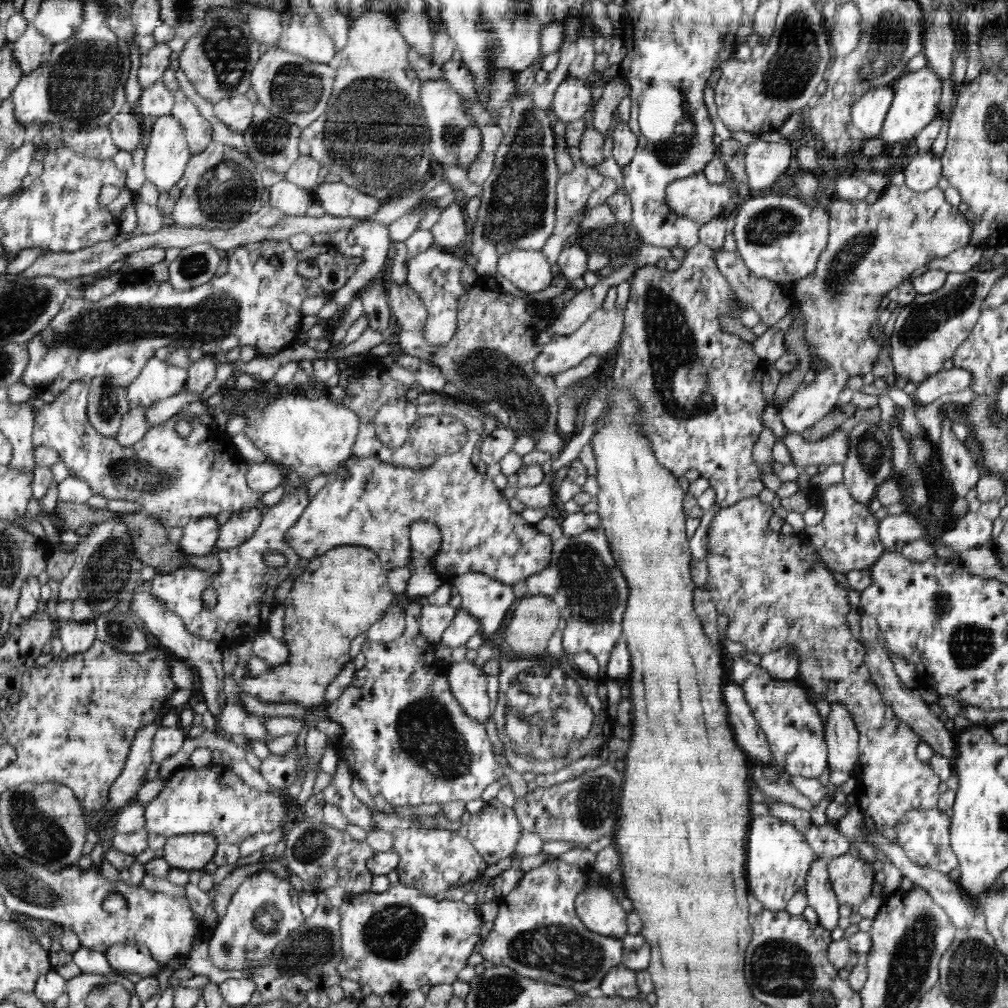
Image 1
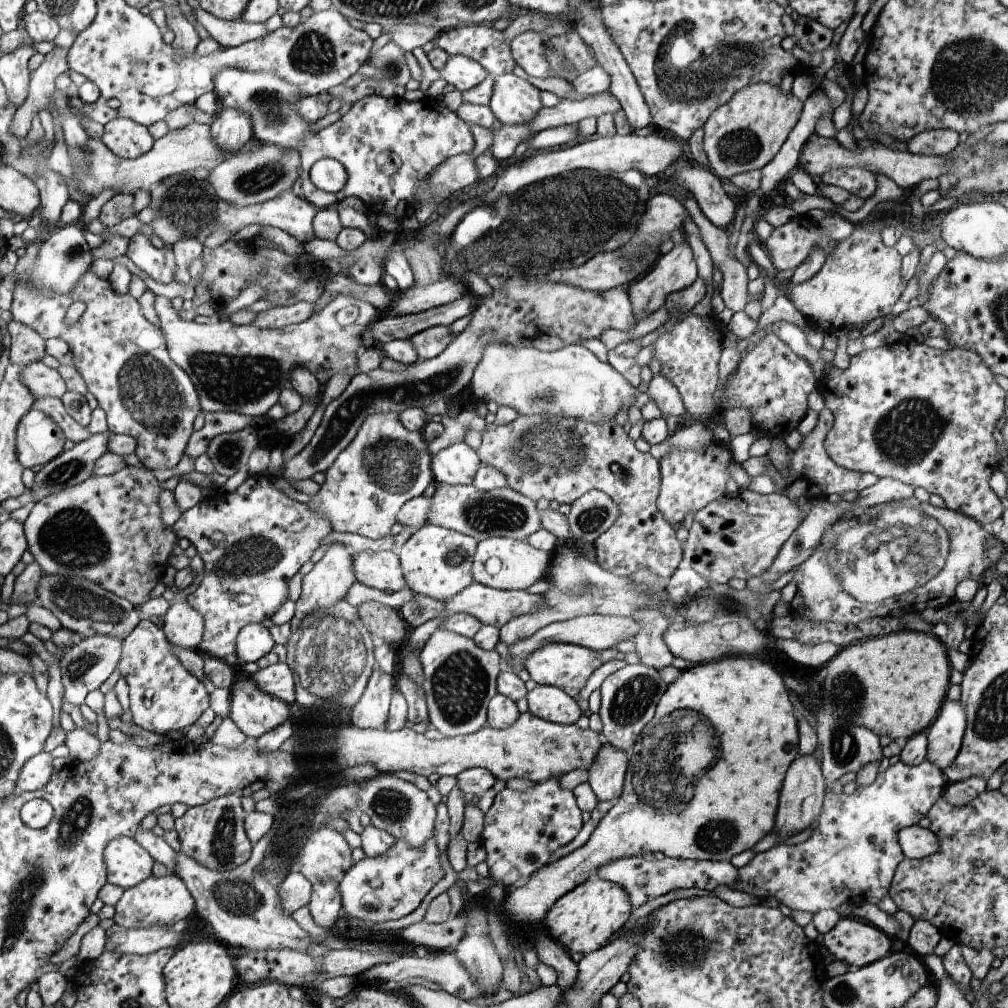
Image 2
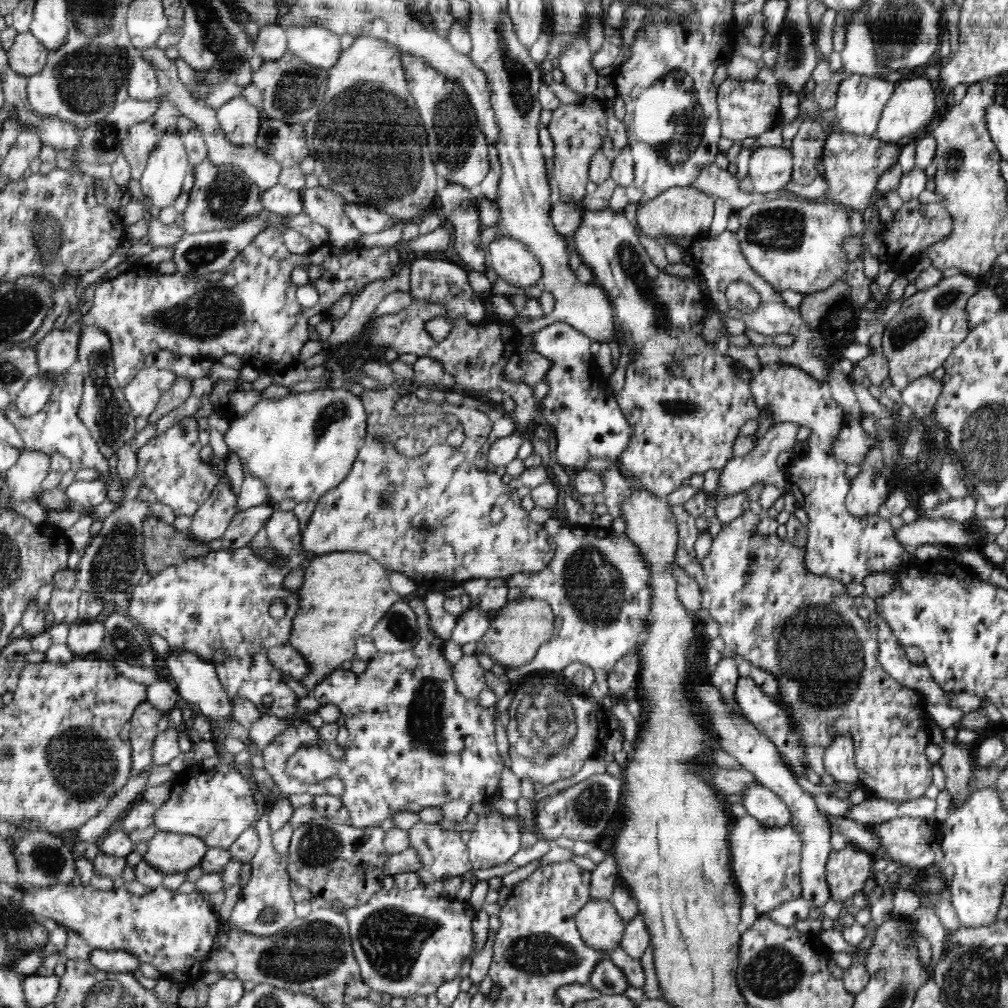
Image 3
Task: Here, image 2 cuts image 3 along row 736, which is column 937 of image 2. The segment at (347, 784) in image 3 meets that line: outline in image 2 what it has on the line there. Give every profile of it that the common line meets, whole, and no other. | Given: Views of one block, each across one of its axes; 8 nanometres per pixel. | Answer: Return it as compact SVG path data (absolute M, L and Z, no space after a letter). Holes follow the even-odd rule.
M902 338L901 340L878 346L874 349L863 349L859 354L850 357L850 364L846 369L832 366L829 374L826 373L818 378L815 385L816 390L823 396L825 407L829 408L834 415L834 422L825 440L825 449L830 458L838 466L863 473L875 474L880 479L890 477L897 481L906 483L912 488L924 488L930 494L938 494L943 498L945 508L962 514L967 514L978 520L983 525L994 522L998 517L1002 517L1003 504L997 498L996 493L990 488L991 476L996 471L1000 471L1000 456L996 438L994 438L994 428L996 422L1004 415L1004 398L1006 391L998 385L994 379L994 373L984 362L984 359L975 351L964 347L953 347L947 350L929 347L921 343L917 338Z

